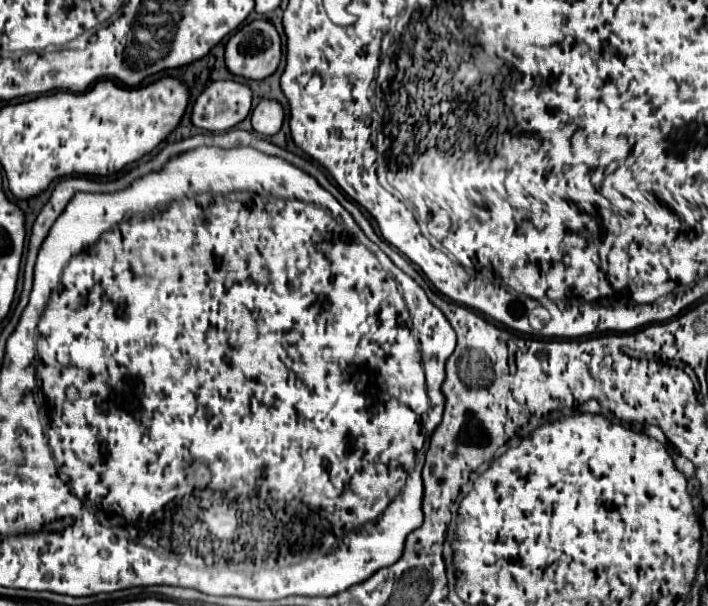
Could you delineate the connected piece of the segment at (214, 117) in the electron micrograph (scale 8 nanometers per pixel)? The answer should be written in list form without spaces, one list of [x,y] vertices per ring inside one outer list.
[[[227,79],[211,83],[195,101],[191,121],[211,133],[223,133],[241,123],[251,111],[253,91],[249,85]]]

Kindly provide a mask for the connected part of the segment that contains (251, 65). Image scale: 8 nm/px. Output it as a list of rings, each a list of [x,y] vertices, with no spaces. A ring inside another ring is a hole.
[[[257,19],[243,25],[227,43],[225,47],[225,63],[233,75],[241,75],[247,79],[265,79],[275,73],[281,63],[281,37],[271,21]]]

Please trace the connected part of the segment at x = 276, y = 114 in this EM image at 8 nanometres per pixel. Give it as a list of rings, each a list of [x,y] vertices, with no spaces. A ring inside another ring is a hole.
[[[275,99],[261,101],[253,109],[253,115],[251,115],[253,129],[257,133],[263,133],[263,135],[275,135],[275,133],[279,133],[283,121],[285,121],[283,105],[279,101],[275,101]]]

